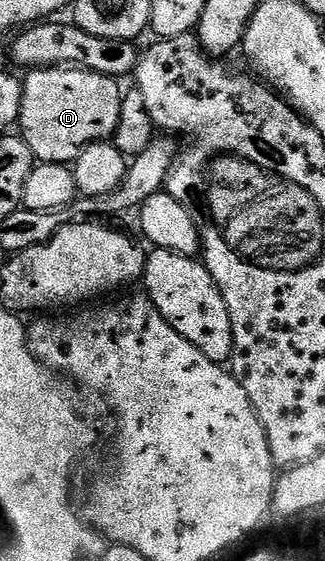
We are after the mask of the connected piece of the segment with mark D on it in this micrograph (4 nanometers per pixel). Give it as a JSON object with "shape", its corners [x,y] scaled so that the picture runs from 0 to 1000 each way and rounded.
{"shape":[[[105,121],[83,132],[92,134],[74,139],[71,191],[62,193],[49,225],[120,291],[225,292],[240,287],[243,264],[348,248],[357,221],[369,221],[369,193],[382,173],[378,155],[363,155],[372,153],[366,141],[237,121]]]}

